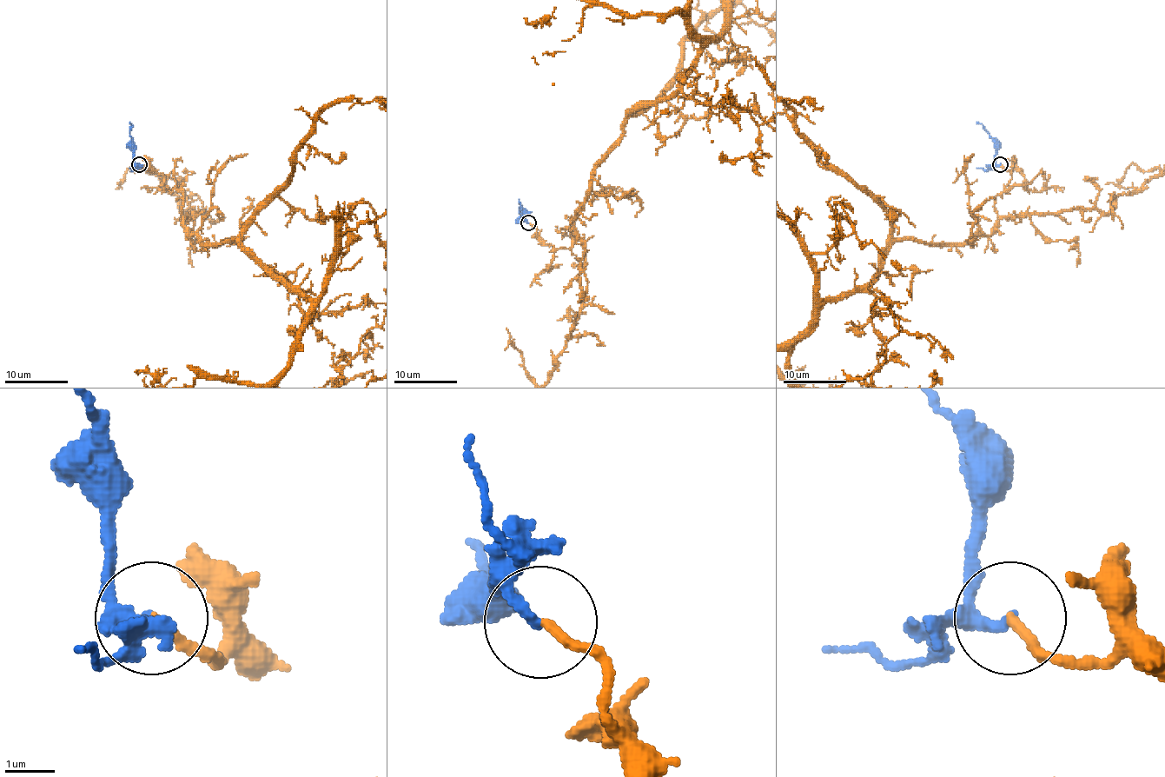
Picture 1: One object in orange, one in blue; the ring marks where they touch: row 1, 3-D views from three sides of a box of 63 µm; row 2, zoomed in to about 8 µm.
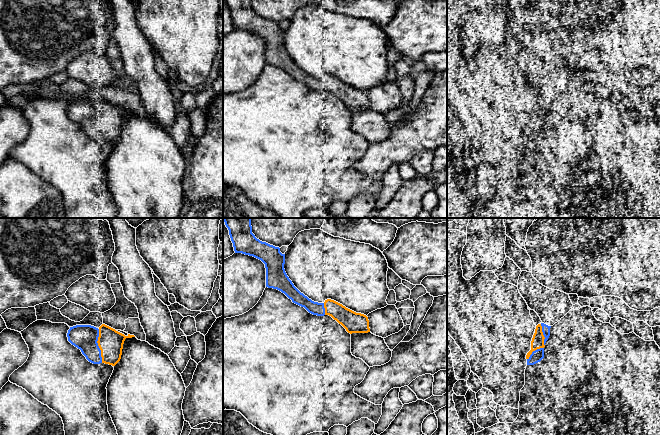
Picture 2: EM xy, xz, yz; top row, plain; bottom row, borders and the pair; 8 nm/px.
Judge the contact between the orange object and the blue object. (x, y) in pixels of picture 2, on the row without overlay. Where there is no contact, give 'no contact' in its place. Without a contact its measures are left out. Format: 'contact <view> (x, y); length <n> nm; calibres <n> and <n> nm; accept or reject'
contact xy (98, 121); length 280 nm; calibres 200 and 200 nm; accept

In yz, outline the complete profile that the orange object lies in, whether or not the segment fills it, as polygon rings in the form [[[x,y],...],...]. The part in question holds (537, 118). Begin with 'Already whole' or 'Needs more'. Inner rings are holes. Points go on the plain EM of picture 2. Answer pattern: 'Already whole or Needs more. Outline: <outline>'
Needs more. Outline: [[[544,99],[538,100],[531,117],[531,126],[527,129],[527,141],[534,141],[544,134],[545,119],[550,112],[550,104]]]

